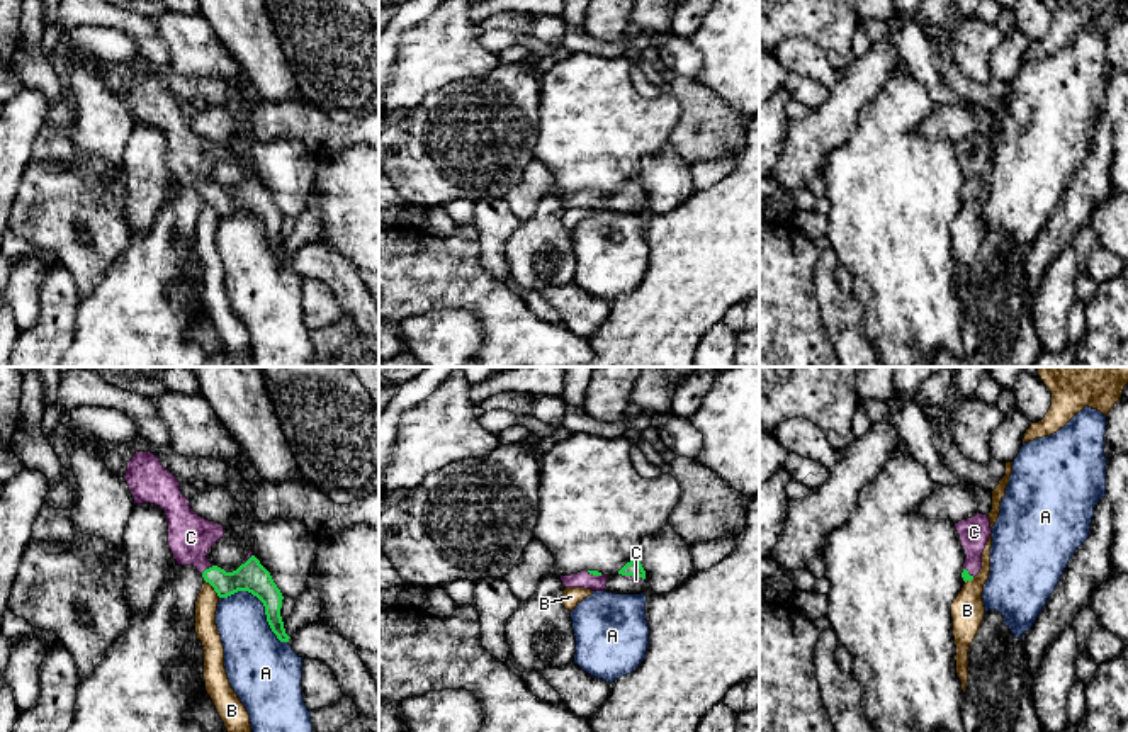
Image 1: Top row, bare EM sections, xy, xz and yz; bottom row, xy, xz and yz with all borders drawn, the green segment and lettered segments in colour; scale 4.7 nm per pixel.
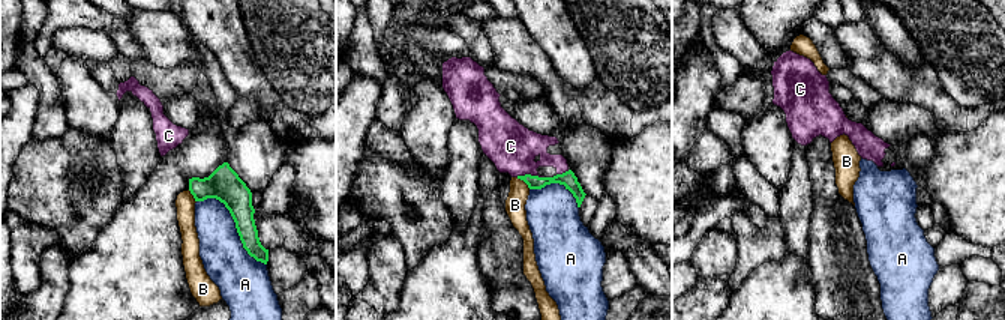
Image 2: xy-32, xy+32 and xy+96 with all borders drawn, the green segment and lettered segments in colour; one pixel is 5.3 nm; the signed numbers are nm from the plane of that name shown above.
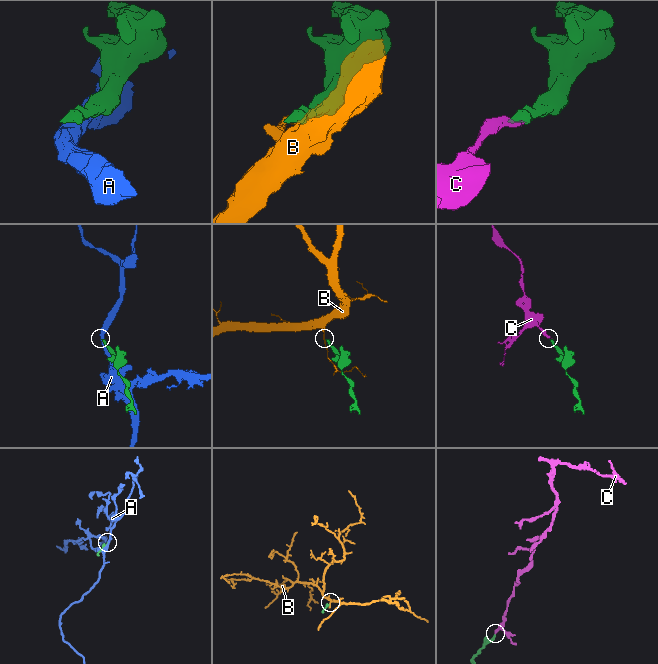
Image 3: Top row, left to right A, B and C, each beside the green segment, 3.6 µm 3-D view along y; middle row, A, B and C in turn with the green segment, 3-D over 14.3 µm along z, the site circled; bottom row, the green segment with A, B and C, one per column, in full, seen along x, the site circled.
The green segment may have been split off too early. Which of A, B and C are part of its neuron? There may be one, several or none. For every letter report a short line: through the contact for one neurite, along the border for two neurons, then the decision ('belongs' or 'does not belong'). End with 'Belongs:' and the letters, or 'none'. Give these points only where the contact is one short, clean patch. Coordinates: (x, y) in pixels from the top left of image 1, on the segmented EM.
A: does not belong
B: line xy (206, 581), (219, 596); does not belong
C: line xy (252, 576), (218, 578), (206, 569), (191, 551), (191, 537); belongs
Belongs: C

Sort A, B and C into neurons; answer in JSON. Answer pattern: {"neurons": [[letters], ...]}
{"neurons": [["A"], ["B"], ["C"]]}

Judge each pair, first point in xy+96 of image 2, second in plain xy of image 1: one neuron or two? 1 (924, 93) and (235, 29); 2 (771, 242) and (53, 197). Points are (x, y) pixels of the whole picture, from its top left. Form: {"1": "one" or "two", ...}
{"1": "two", "2": "one"}

